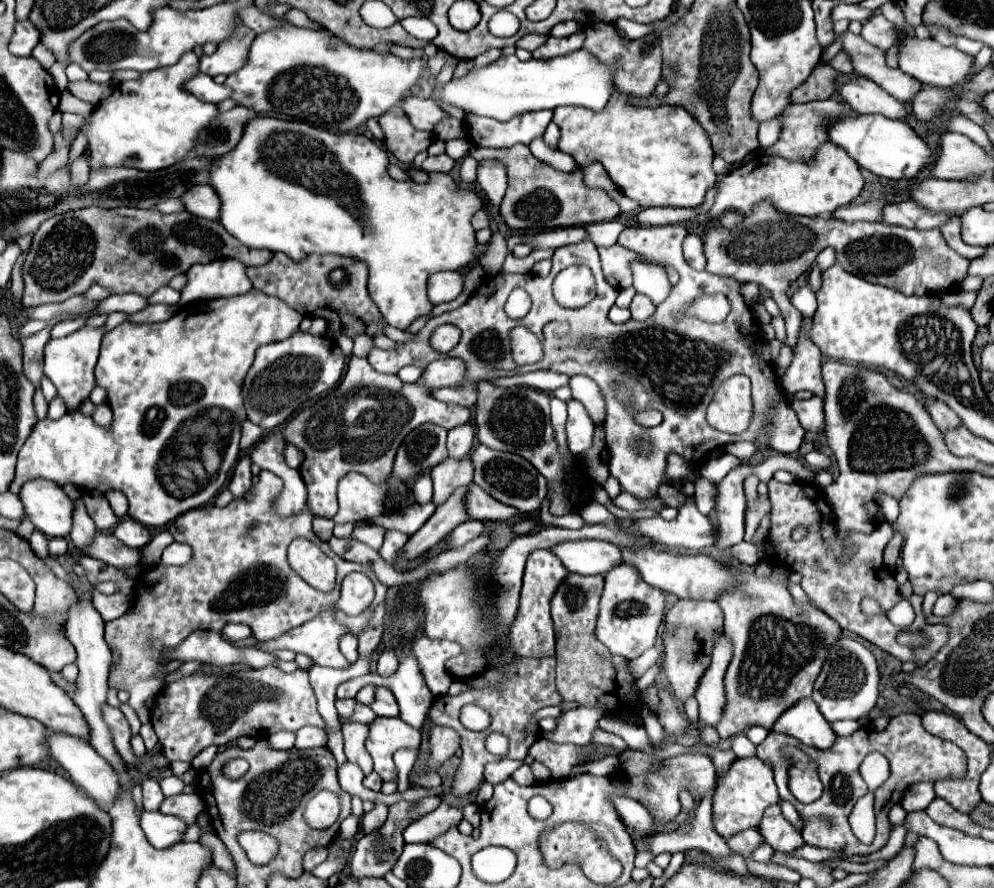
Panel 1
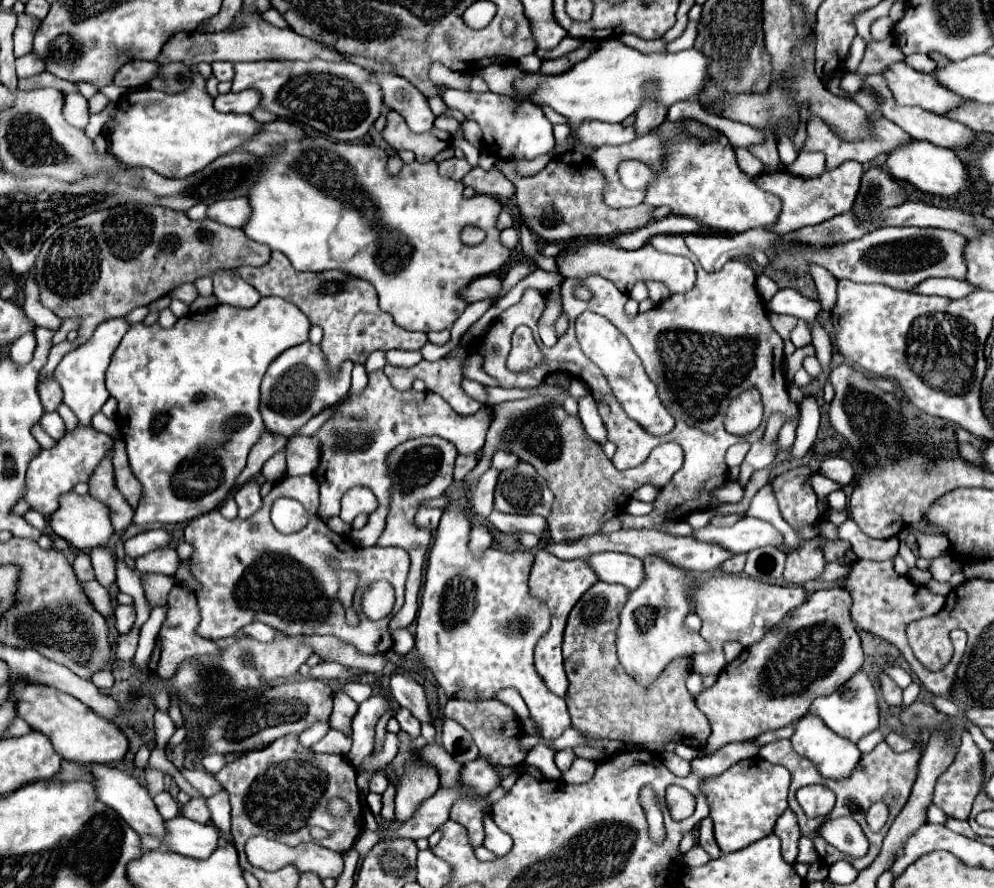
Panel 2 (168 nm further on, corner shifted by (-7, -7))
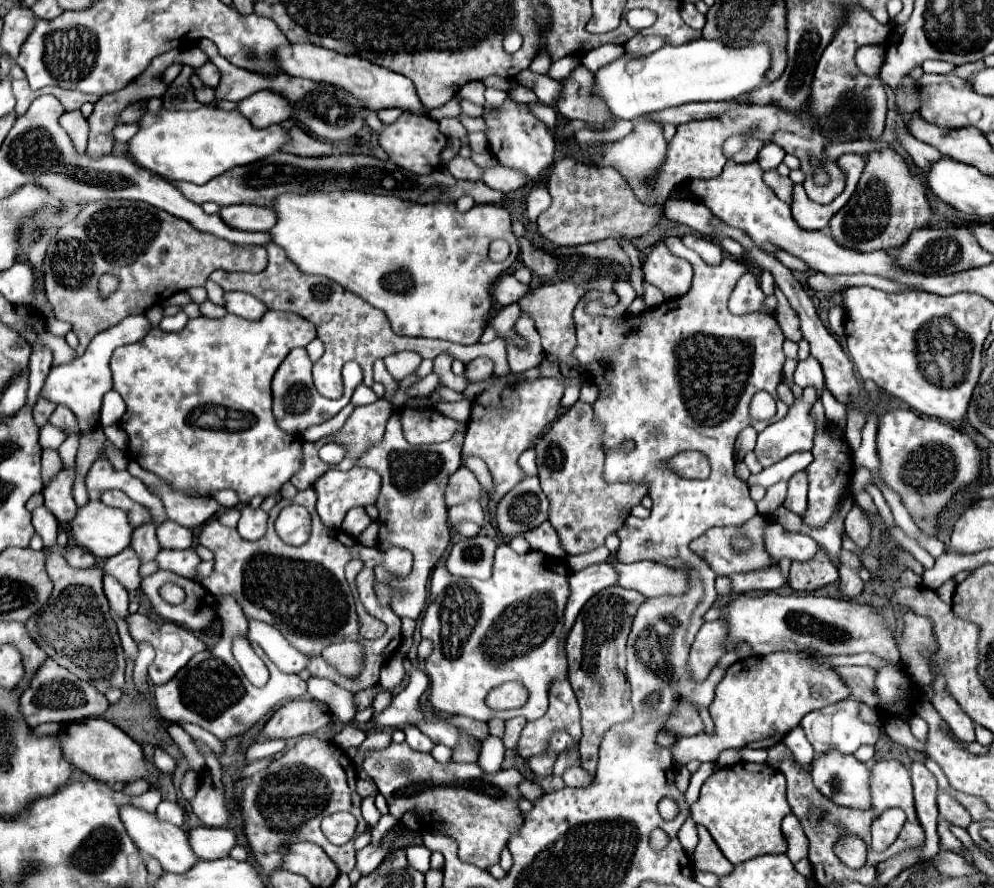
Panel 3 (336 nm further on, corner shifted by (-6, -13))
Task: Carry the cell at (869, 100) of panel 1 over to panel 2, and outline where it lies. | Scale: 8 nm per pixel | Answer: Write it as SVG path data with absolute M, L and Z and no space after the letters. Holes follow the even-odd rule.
M894 97L882 99L882 117L902 127L912 139L924 139L948 149L968 147L976 135L968 127L944 119L942 115L928 113L920 107L902 107L896 103Z

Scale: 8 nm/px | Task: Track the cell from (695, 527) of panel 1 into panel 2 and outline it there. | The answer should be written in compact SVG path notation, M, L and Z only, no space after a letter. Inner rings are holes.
M742 517L730 527L718 527L708 523L702 529L694 529L692 537L702 543L714 543L730 553L748 553L764 545L780 545L782 535L766 521L754 517Z

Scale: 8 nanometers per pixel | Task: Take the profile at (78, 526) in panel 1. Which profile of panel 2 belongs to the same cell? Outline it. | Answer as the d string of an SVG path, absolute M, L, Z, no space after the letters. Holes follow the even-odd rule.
M92 547L88 551L90 559L92 559L92 567L96 571L96 581L104 587L110 587L116 579L114 573L114 555L106 549L106 547Z

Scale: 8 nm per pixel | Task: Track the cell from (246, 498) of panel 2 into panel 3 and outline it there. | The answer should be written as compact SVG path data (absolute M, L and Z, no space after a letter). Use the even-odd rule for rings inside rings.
M249 505L241 507L241 519L239 519L239 535L247 541L255 541L265 535L267 531L267 519L269 515L263 509L251 509Z

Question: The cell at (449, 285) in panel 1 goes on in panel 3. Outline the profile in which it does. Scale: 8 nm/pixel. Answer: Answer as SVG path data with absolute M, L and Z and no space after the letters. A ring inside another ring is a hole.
M505 275L493 285L493 293L491 295L495 297L497 303L511 305L511 303L519 303L527 293L529 293L529 285L519 283L513 275Z

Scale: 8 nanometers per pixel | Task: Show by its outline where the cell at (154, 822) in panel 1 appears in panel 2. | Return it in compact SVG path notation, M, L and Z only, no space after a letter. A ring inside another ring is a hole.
M174 817L164 823L164 837L162 837L162 847L166 851L174 851L184 857L194 857L194 859L206 859L214 849L218 841L218 829L214 825L200 825L196 821L190 821L186 817Z

